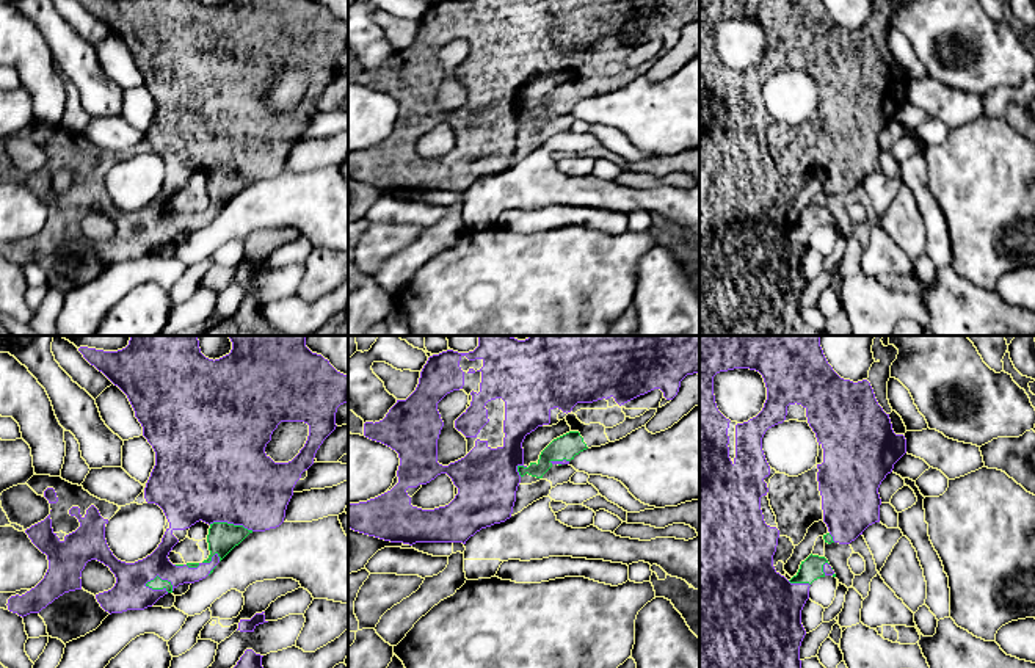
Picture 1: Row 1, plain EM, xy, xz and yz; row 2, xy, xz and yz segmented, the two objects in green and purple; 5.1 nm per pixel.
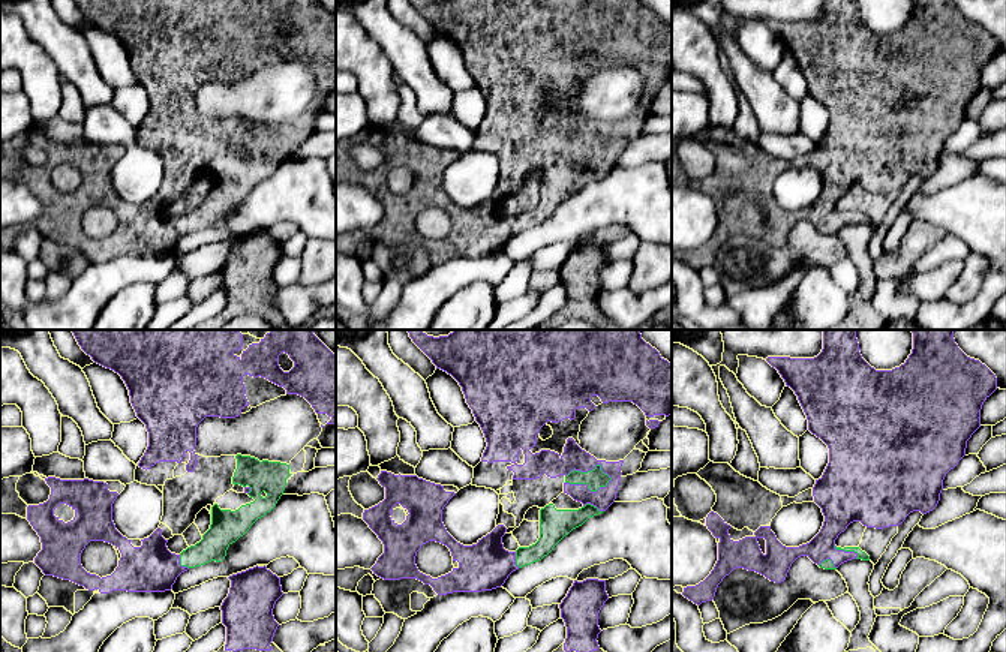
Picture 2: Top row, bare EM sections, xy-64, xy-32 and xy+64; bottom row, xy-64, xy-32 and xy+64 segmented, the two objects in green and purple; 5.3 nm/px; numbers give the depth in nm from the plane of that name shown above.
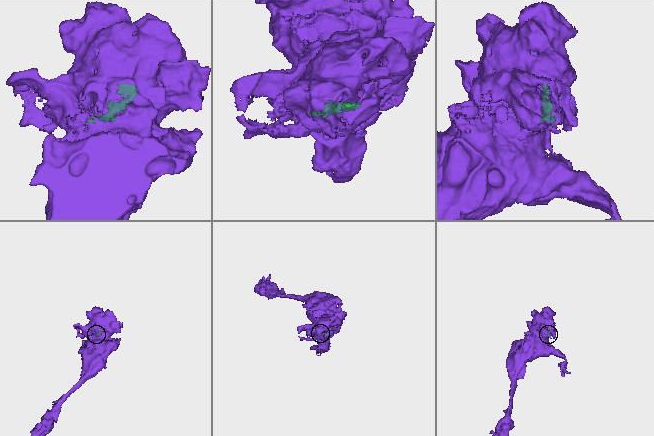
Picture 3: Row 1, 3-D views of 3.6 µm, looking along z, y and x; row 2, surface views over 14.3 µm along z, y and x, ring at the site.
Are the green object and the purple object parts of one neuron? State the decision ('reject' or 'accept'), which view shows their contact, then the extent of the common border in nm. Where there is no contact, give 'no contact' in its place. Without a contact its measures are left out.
accept; meets green in xy; contact 160 nm long

